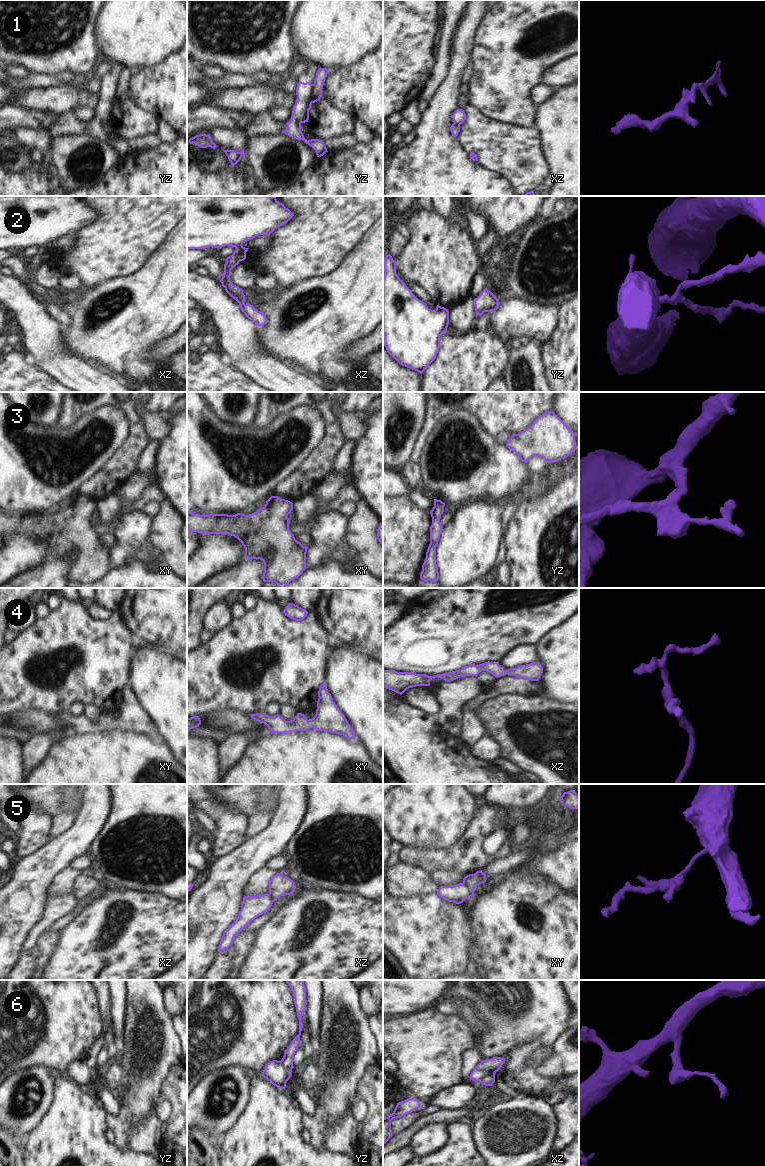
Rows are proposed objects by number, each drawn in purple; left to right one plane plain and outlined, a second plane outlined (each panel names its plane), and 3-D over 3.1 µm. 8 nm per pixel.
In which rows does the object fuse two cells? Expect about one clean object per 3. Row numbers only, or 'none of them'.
1, 2, 5, 6

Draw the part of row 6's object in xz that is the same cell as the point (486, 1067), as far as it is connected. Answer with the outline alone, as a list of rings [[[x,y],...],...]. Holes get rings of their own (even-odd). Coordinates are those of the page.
[[[494,1057],[491,1059],[482,1060],[471,1072],[469,1078],[473,1081],[480,1081],[481,1078],[494,1075],[505,1063],[502,1057]]]

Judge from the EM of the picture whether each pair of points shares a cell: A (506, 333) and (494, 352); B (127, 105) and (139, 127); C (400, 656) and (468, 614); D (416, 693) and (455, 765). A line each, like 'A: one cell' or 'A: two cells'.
A: two cells
B: one cell
C: one cell
D: two cells

